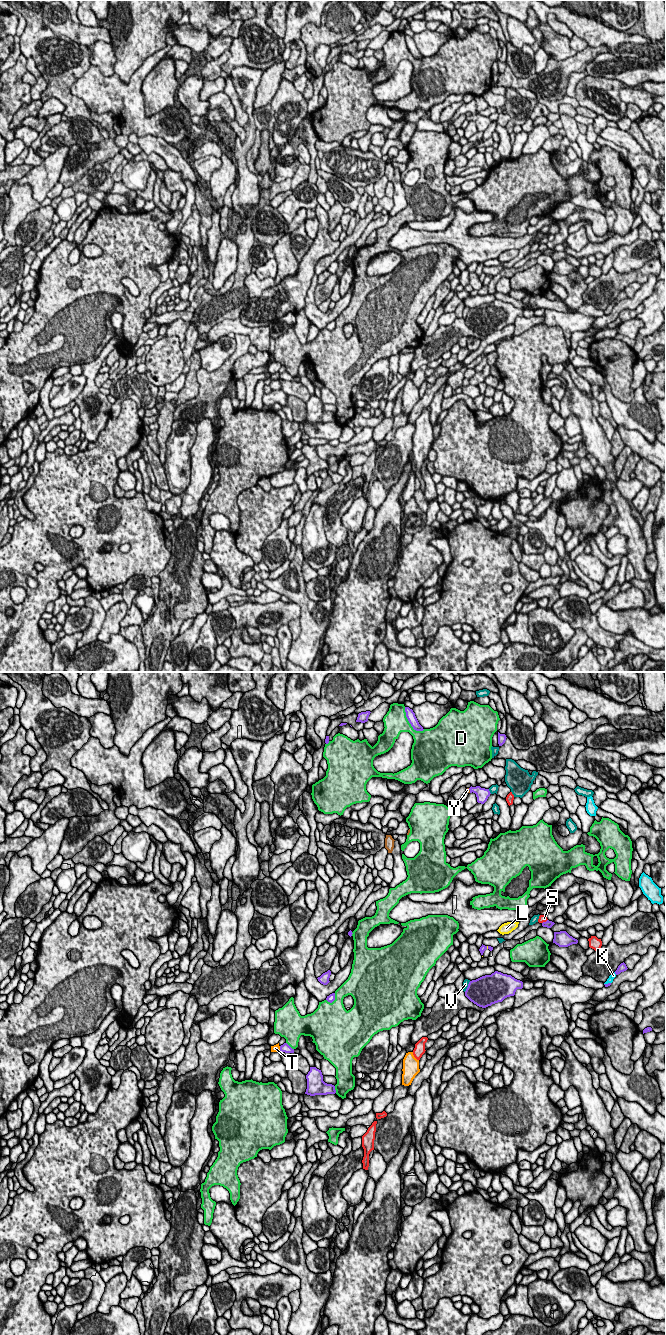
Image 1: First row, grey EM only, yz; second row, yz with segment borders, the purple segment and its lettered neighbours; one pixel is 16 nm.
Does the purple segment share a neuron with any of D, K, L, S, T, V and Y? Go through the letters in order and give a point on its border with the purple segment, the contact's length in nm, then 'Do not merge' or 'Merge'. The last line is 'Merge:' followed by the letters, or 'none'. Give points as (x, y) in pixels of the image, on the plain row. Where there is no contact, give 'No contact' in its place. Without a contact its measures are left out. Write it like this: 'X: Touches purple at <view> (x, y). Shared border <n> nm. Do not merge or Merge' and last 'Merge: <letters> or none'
D: Touches purple at yz (409, 50). Shared border 500 nm. Do not merge
K: Touches purple at yz (615, 301). Shared border 60 nm. Merge
L: Touches purple at yz (486, 275). Shared border 60 nm. Do not merge
S: Touches purple at yz (544, 250). Shared border 120 nm. Do not merge
T: Touches purple at yz (280, 376). Shared border 80 nm. Do not merge
V: Touches purple at yz (468, 314). Shared border 200 nm. Do not merge
Y: Touches purple at yz (469, 117). Shared border 90 nm. Merge
Merge: K, Y

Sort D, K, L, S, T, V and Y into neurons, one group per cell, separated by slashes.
D / K Y / L / S / T / V

